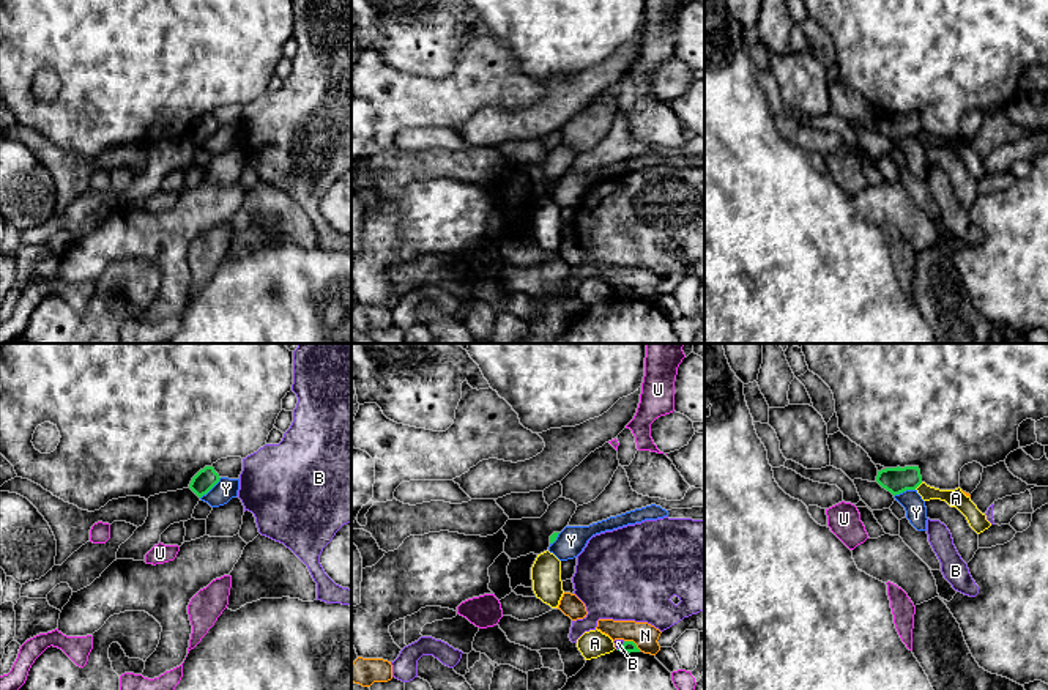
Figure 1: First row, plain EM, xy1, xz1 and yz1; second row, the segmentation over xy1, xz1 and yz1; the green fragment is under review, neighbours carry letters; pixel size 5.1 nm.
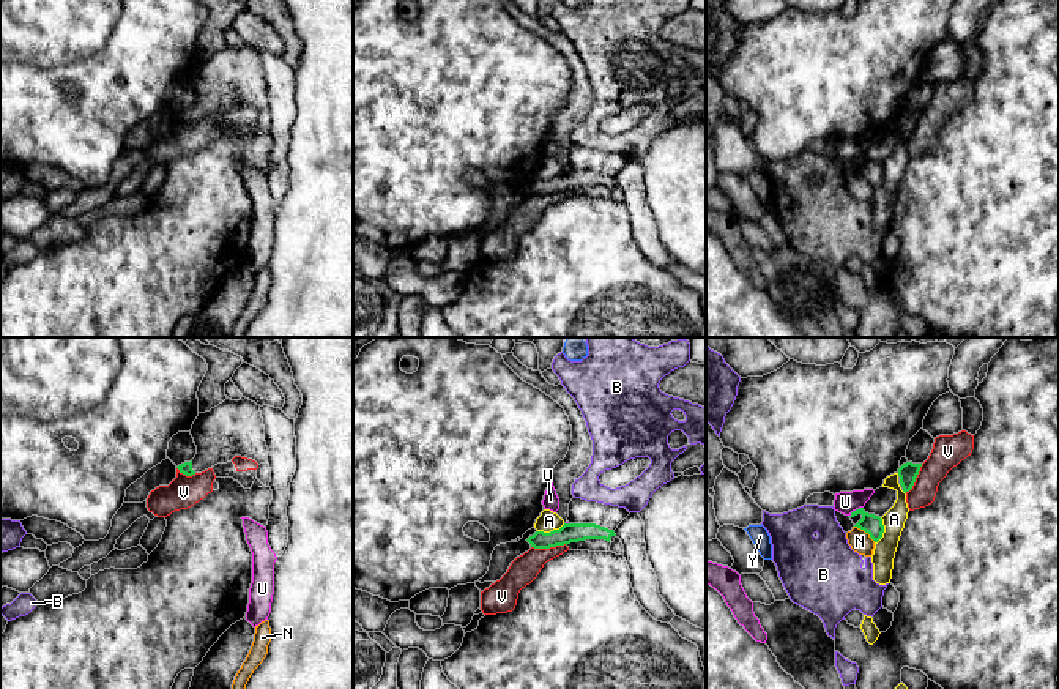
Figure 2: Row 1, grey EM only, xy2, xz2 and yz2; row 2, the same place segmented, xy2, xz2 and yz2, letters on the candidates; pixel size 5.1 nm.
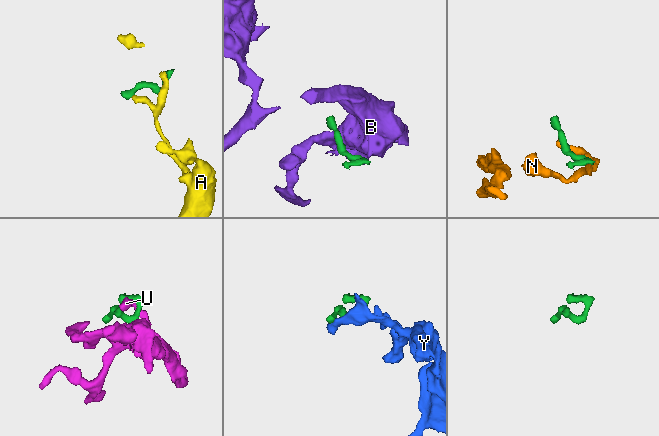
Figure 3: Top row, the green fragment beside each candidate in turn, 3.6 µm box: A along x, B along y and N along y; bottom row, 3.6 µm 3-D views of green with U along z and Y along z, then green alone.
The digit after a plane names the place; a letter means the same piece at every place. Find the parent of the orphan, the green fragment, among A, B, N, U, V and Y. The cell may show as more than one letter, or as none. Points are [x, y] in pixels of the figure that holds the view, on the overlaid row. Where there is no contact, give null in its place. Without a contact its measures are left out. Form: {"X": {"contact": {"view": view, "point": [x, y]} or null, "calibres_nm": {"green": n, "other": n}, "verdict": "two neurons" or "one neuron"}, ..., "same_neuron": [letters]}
{"A": {"contact": {"view": "xz2", "point": [550, 532]}, "calibres_nm": {"green": 100, "other": 110}, "verdict": "two neurons"}, "B": {"contact": {"view": "xz1", "point": [623, 646]}, "calibres_nm": {"green": 60, "other": 50}, "verdict": "two neurons"}, "N": {"contact": {"view": "yz2", "point": [865, 532]}, "calibres_nm": {"green": 100, "other": 110}, "verdict": "two neurons"}, "U": {"contact": {"view": "yz2", "point": [856, 510]}, "calibres_nm": {"green": 100, "other": 110}, "verdict": "two neurons"}, "V": {"contact": {"view": "xz2", "point": [549, 547]}, "calibres_nm": {"green": 100, "other": 150}, "verdict": "two neurons"}, "Y": {"contact": {"view": "xy1", "point": [210, 489]}, "calibres_nm": {"green": 110, "other": 110}, "verdict": "two neurons"}, "same_neuron": []}

